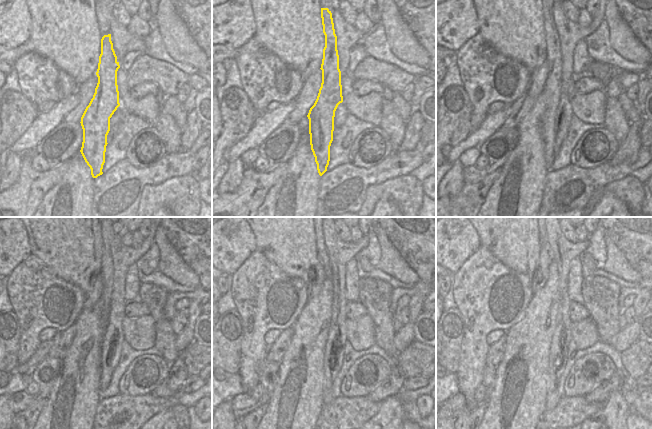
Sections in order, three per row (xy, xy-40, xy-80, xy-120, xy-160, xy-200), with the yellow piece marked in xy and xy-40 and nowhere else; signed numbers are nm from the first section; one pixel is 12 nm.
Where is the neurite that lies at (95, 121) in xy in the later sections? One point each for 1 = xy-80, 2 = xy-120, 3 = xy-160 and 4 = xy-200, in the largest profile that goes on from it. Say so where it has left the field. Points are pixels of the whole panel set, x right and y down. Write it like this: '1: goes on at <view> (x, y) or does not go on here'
1: goes on at xy-80 (552, 91)
2: goes on at xy-120 (106, 273)
3: goes on at xy-160 (323, 256)
4: goes on at xy-200 (543, 237)

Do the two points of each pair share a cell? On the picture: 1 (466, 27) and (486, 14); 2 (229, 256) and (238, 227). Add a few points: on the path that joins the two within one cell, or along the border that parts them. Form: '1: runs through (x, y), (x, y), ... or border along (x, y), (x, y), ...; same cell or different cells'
1: border along (475, 10), (479, 32); different cells
2: runs through (229, 249), (232, 234); same cell

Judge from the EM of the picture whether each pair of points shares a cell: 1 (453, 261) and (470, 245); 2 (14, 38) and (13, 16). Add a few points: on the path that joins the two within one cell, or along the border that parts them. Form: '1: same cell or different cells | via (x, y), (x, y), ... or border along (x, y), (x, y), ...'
1: same cell | via (457, 257), (466, 248)
2: same cell | via (13, 33), (13, 21)

